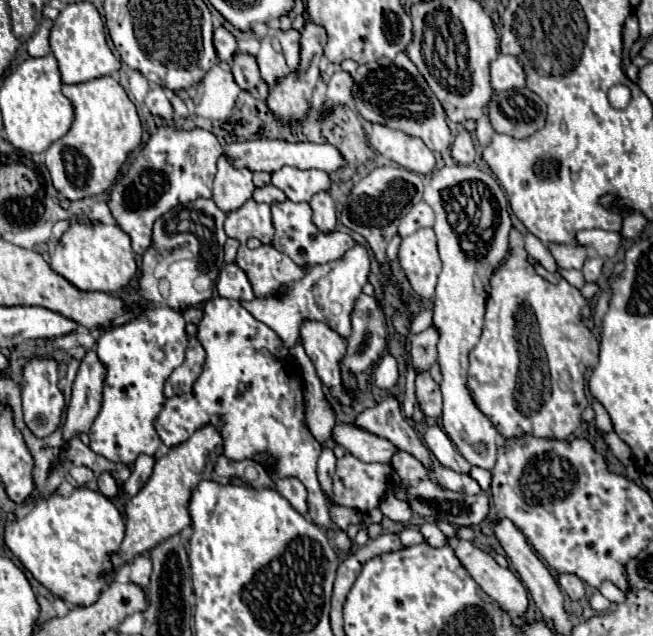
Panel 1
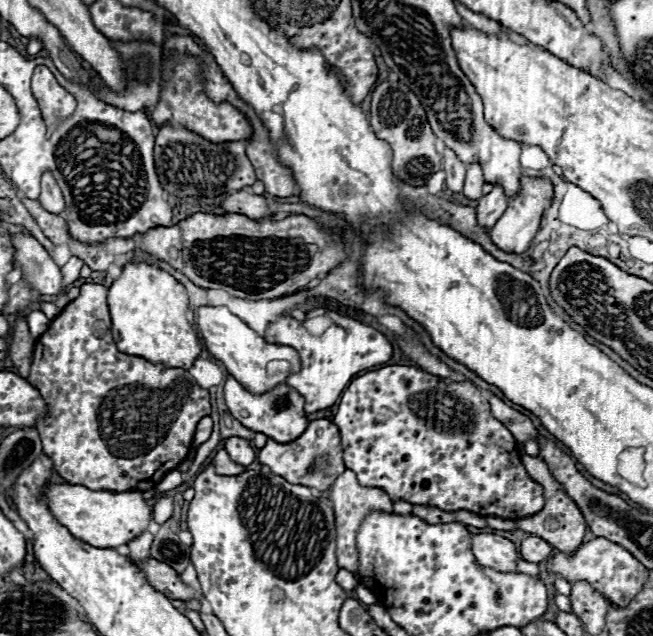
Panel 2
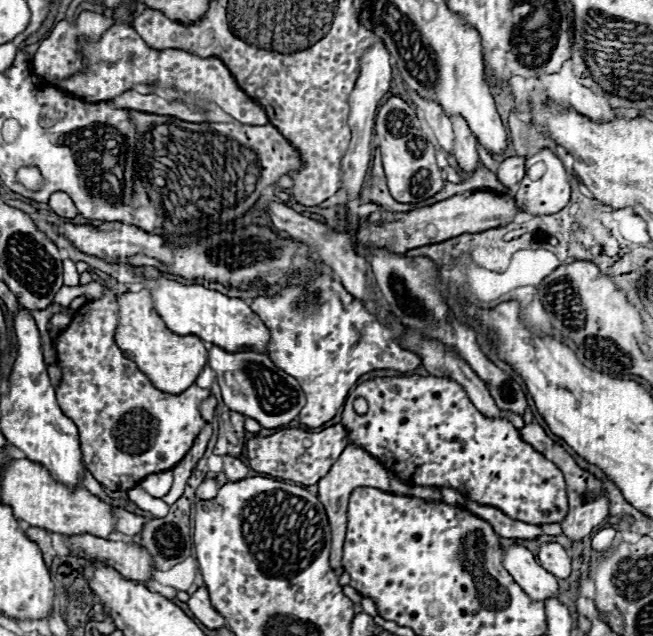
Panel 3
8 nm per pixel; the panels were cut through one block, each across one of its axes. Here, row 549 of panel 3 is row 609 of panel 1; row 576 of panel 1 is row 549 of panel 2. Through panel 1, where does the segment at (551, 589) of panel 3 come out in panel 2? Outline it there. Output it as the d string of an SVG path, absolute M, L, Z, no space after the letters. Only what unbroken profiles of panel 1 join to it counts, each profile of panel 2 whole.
M474 534L472 552L486 568L494 568L498 572L518 572L516 562L520 560L520 554L508 538L496 534Z

